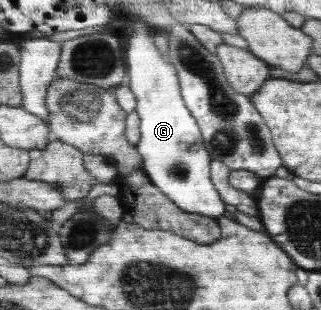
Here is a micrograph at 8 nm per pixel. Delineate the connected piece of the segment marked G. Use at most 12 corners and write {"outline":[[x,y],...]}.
{"outline":[[127,24],[142,168],[181,210],[228,215],[153,30]]}

